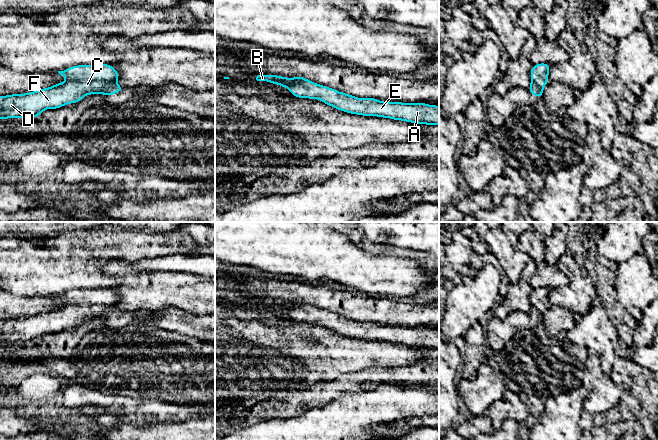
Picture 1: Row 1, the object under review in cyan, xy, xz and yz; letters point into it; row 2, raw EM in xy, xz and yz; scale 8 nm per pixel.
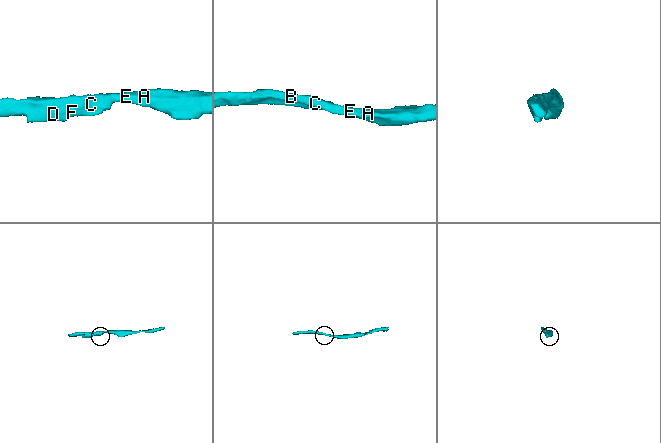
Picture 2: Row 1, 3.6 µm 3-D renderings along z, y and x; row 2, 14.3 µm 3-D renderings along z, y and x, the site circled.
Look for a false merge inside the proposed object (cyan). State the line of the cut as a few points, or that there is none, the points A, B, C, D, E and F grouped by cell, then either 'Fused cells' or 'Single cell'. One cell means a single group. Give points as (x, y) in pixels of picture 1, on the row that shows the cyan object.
No split. Groups: A B C D E F. Single cell

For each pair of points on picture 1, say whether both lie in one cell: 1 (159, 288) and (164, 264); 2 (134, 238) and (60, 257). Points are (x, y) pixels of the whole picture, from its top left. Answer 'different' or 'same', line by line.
1: different
2: same

